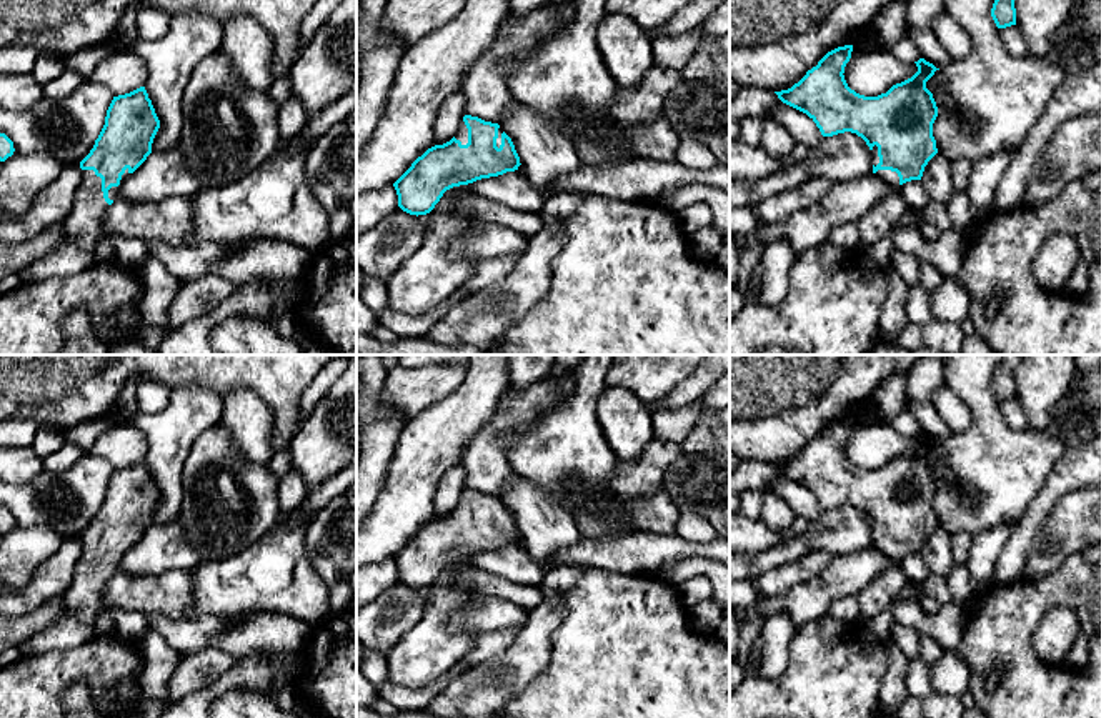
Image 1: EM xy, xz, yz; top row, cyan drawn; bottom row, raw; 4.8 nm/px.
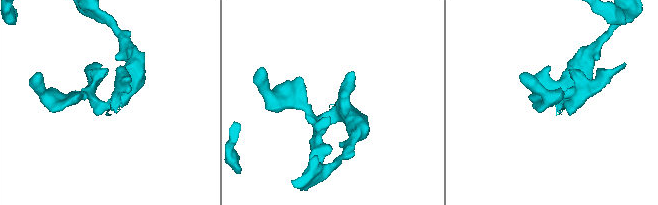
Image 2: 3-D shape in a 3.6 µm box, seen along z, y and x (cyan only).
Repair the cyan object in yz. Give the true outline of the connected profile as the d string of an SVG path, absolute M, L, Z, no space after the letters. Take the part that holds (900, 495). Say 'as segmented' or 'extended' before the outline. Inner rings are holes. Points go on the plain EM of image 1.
extended | M853 418L828 425L798 456L775 466L783 476L806 486L823 510L844 505L861 510L873 528L873 546L884 553L894 565L899 565L903 556L921 553L924 540L938 526L933 510L938 480L933 466L926 461L926 455L939 441L919 431L914 435L918 445L911 451L893 458L886 466L878 470L864 470L851 463L843 448L851 425Z

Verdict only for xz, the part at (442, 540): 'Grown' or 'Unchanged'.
Grown

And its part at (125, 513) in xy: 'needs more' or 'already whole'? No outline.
needs more

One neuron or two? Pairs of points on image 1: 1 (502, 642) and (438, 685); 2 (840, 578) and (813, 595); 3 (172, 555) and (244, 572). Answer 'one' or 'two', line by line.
1: one
2: one
3: two

